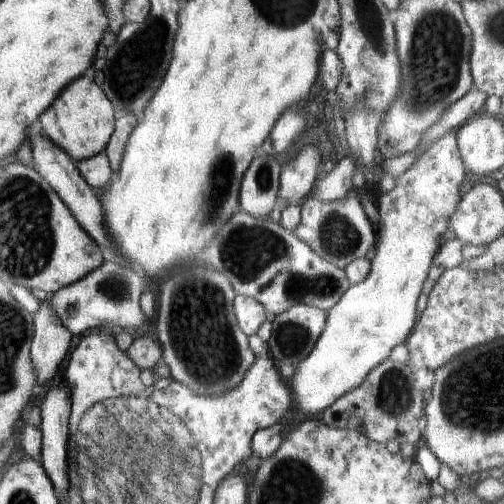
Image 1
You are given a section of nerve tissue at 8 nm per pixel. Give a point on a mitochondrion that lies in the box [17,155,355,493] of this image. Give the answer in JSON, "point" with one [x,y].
{"point":[201,336]}

